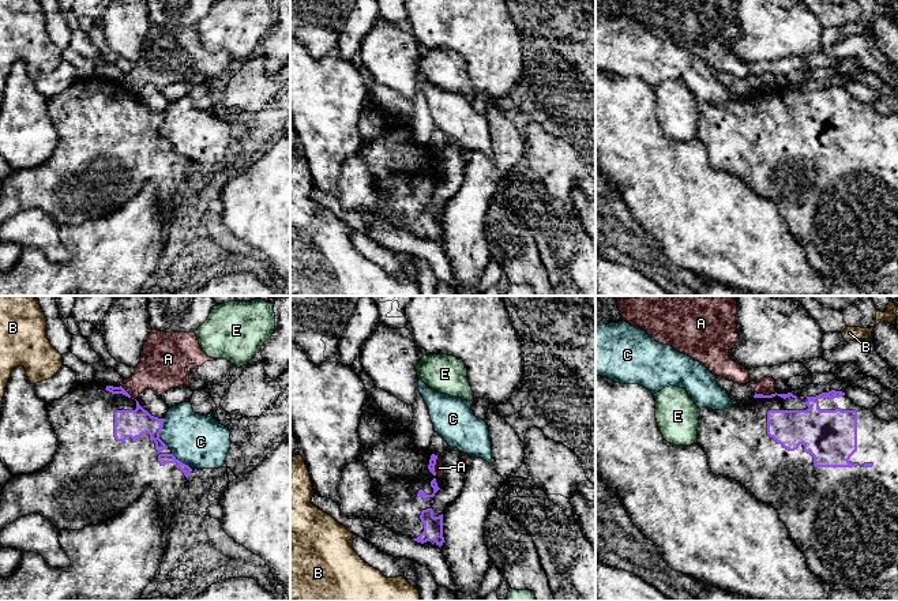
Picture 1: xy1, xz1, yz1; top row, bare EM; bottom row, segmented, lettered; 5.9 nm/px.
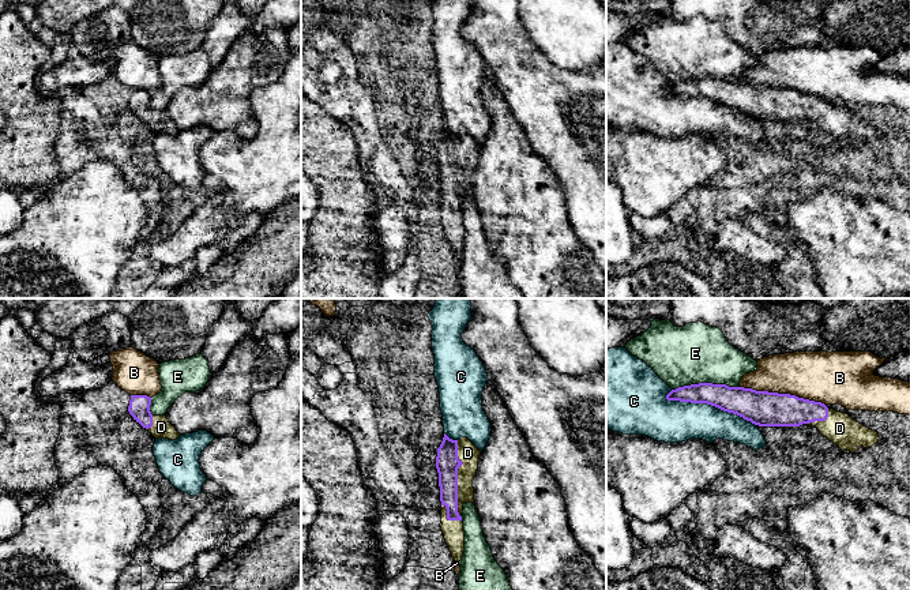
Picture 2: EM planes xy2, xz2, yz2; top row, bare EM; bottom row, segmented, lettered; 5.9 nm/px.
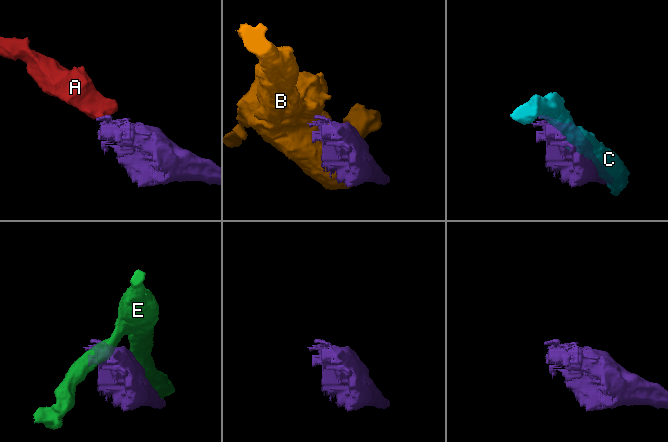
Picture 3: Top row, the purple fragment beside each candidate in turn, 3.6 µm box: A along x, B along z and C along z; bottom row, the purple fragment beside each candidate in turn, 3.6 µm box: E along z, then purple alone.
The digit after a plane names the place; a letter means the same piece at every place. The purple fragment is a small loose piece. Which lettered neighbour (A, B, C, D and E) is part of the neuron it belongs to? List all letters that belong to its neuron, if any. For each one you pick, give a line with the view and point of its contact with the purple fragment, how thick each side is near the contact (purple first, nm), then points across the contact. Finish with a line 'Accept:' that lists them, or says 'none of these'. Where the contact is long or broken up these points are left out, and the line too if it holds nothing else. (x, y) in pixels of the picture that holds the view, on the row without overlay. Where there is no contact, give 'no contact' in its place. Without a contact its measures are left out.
D: contact xz2 (457, 173); calibres 140 and 120 nm
Accept: D

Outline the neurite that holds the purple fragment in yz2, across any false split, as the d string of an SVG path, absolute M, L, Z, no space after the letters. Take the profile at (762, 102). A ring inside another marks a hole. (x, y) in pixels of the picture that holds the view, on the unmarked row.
M699 78L672 84L666 94L707 98L759 121L812 120L841 144L850 147L856 147L860 140L872 142L880 134L876 125L864 121L849 109L790 89Z

